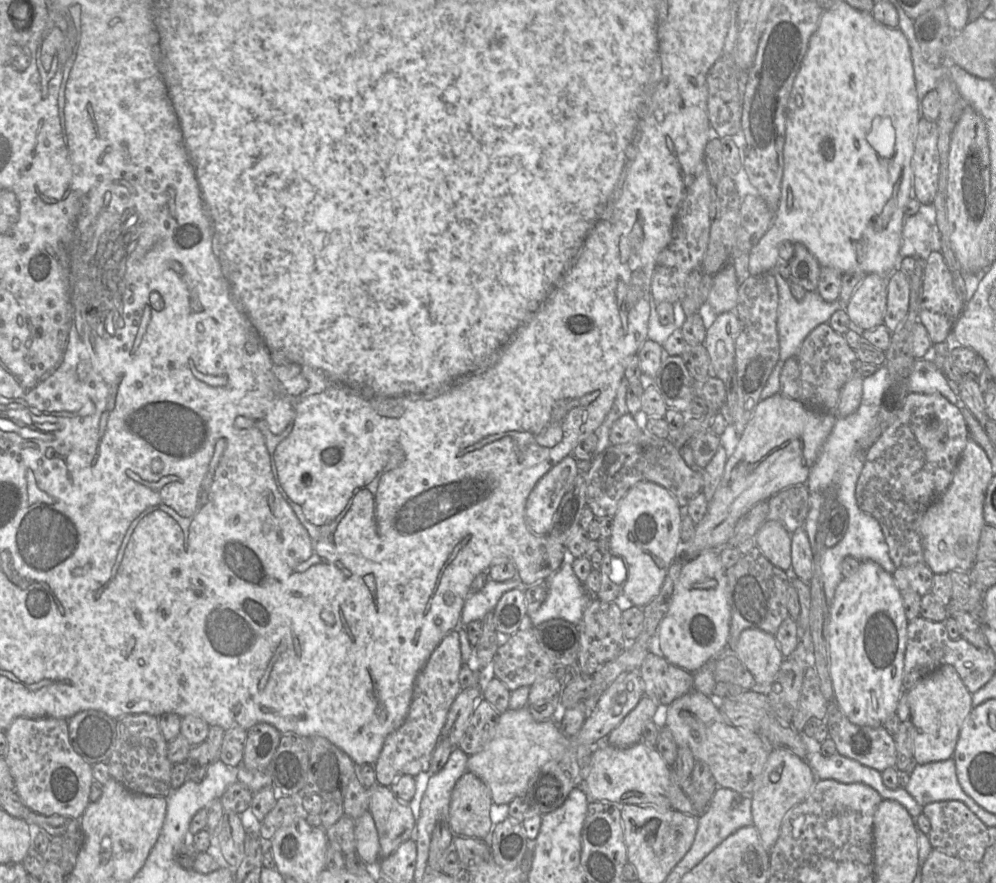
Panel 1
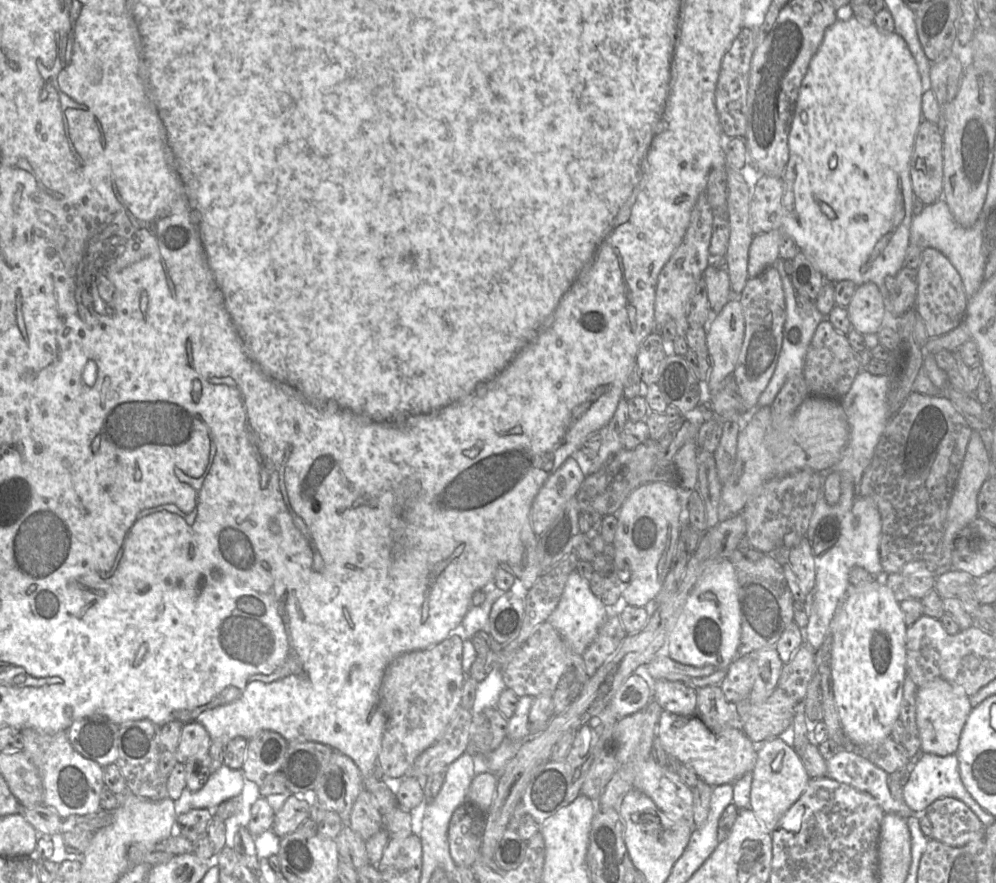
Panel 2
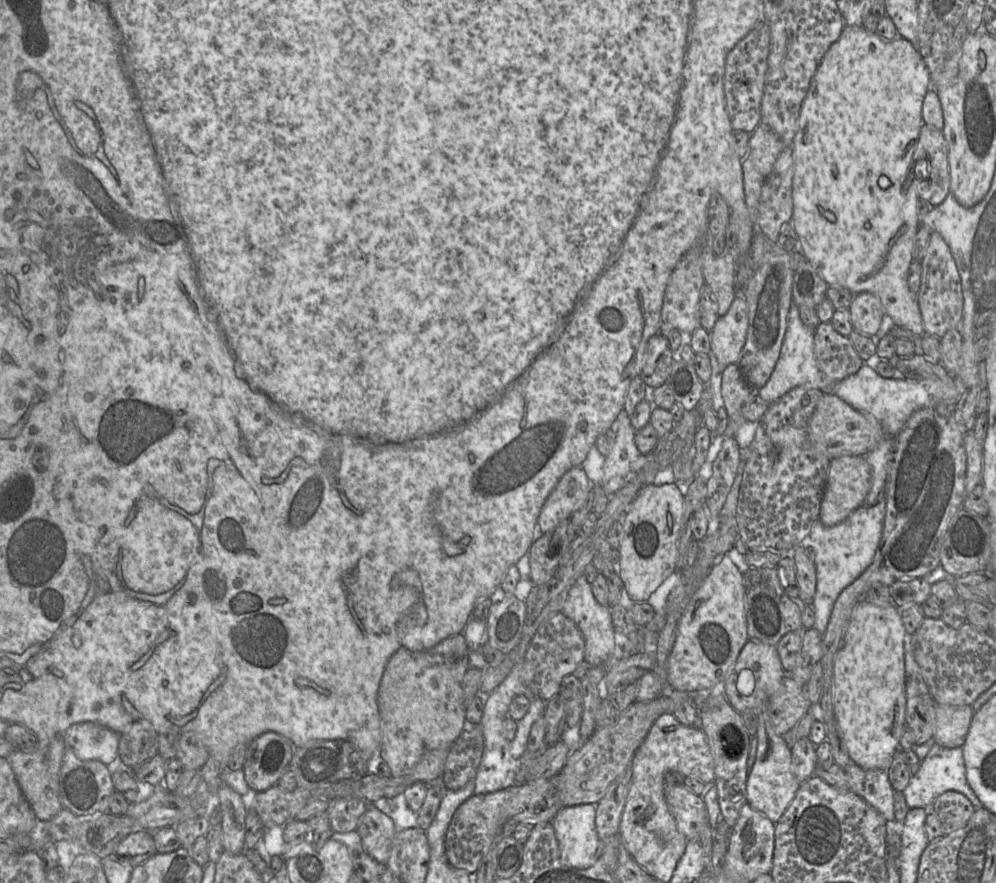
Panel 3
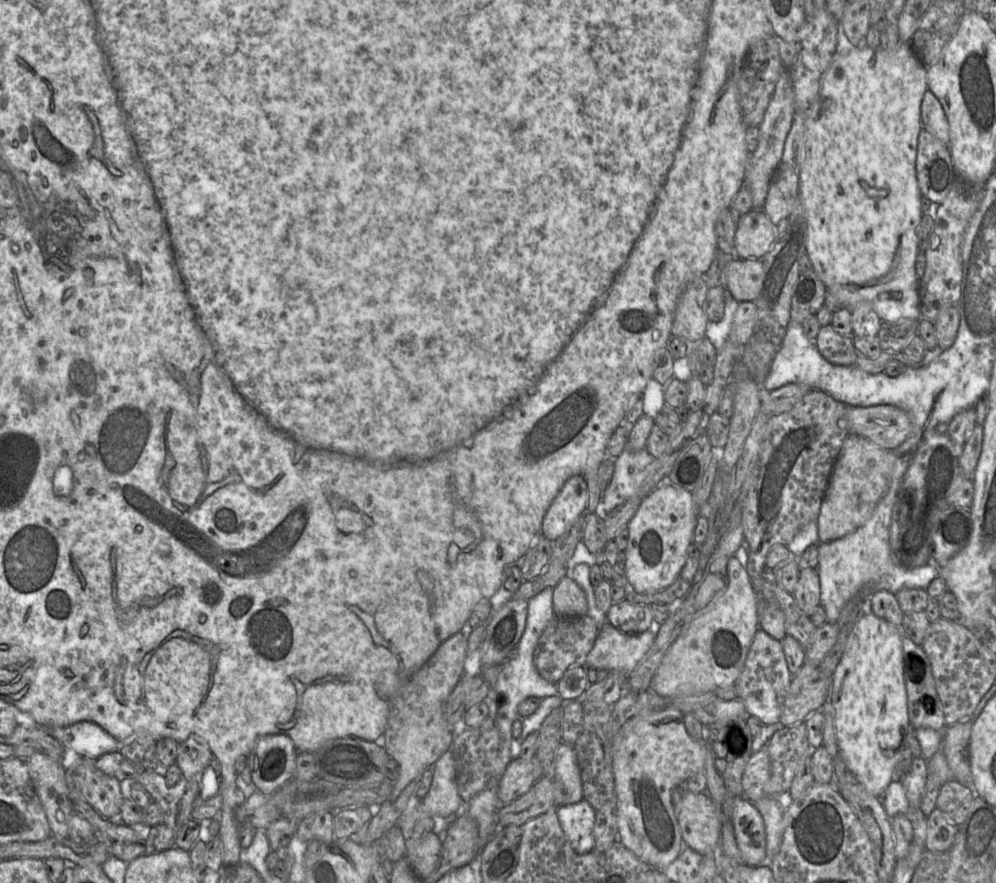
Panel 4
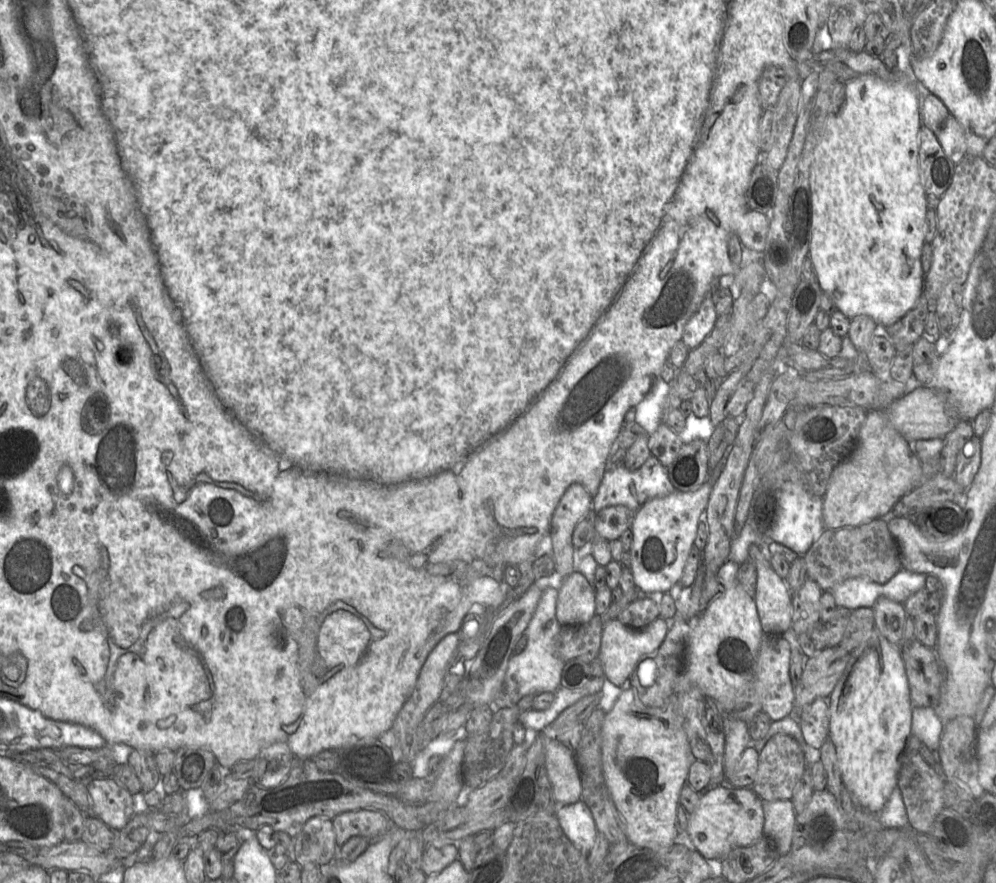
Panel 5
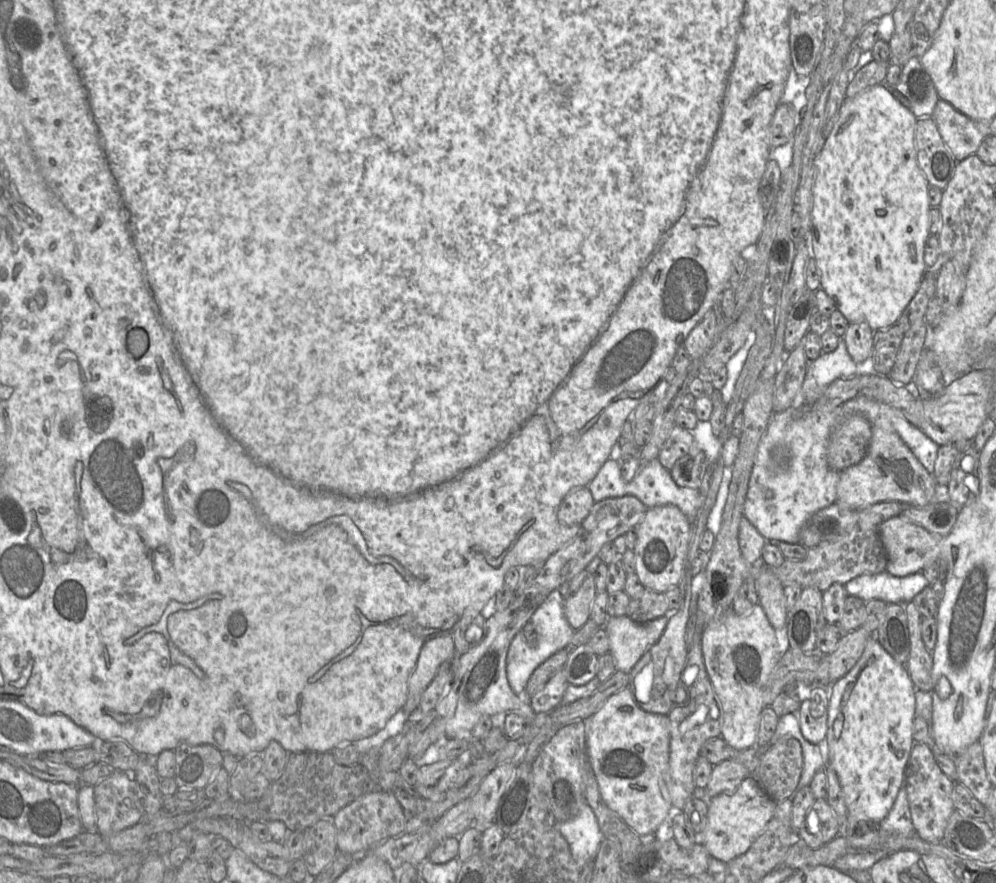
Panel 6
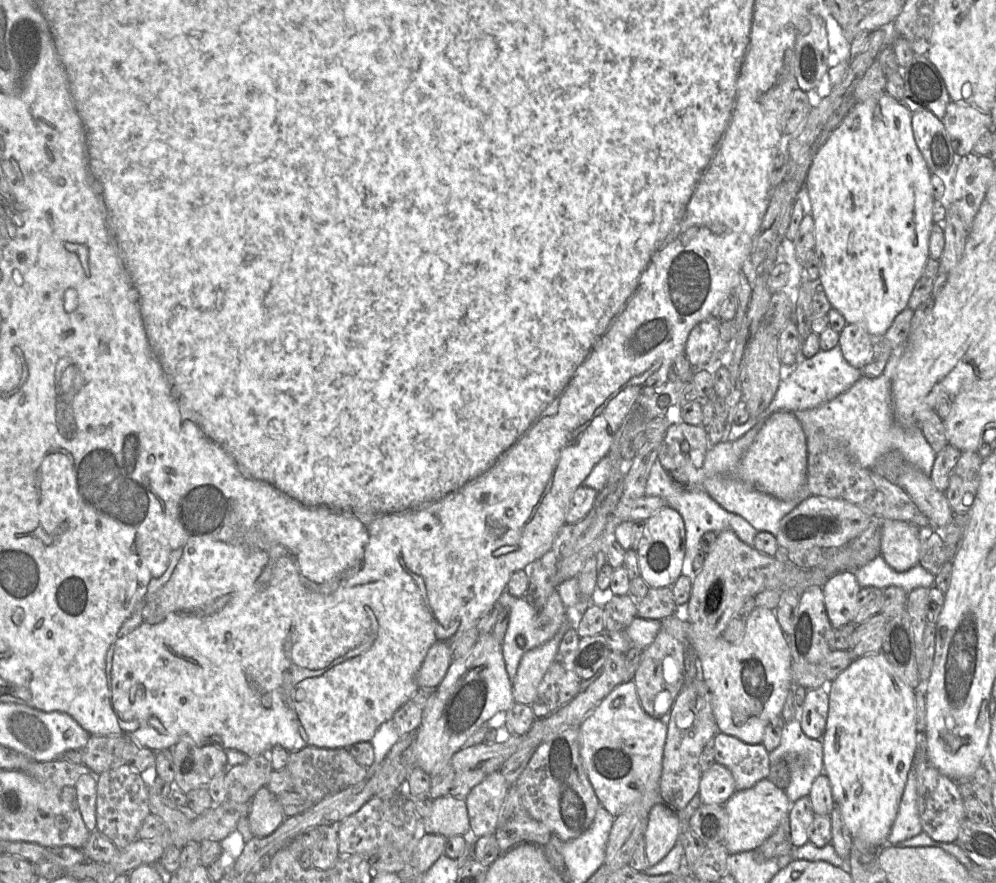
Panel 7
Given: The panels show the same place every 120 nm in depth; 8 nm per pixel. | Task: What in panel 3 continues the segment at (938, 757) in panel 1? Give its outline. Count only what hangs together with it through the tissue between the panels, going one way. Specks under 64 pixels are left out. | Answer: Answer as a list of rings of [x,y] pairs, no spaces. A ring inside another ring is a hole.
[[[936,705],[936,726],[933,741],[946,748],[962,747],[973,717],[969,705]]]

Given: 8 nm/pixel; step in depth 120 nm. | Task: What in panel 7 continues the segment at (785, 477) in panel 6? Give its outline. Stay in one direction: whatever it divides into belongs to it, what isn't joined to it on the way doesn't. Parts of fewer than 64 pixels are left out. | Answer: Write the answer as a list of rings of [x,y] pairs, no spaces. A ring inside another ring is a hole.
[[[863,376],[849,390],[833,400],[813,409],[793,412],[802,425],[807,453],[819,454],[829,448],[842,447],[863,468],[872,469],[889,452],[898,452],[902,458],[922,471],[931,474],[936,452],[925,439],[918,425],[901,426],[893,412],[891,379]],[[758,422],[736,441],[721,441],[717,444],[710,445],[703,466],[700,469],[694,466],[683,466],[673,471],[682,472],[688,477],[688,482],[686,485],[683,485],[685,489],[703,489],[721,507],[728,512],[743,517],[757,531],[769,532],[776,536],[779,531],[781,519],[804,499],[812,496],[812,494],[805,483],[794,499],[783,501],[753,488],[737,476],[738,465],[763,426],[763,423],[764,422]]]

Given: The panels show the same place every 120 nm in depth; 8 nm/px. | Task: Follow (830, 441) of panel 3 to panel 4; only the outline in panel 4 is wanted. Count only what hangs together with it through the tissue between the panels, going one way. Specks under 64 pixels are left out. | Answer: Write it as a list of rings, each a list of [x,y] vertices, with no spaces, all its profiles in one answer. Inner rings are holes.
[[[894,405],[847,406],[849,434],[862,436],[878,446],[894,450],[910,435],[909,415]]]

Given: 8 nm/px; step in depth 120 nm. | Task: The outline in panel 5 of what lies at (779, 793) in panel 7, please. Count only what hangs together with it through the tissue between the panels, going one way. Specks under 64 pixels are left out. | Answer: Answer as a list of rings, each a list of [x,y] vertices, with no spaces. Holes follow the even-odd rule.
[[[727,783],[700,795],[695,810],[689,814],[687,832],[695,849],[708,861],[720,862],[733,849],[754,844],[763,836],[762,799],[751,787],[731,787]]]

